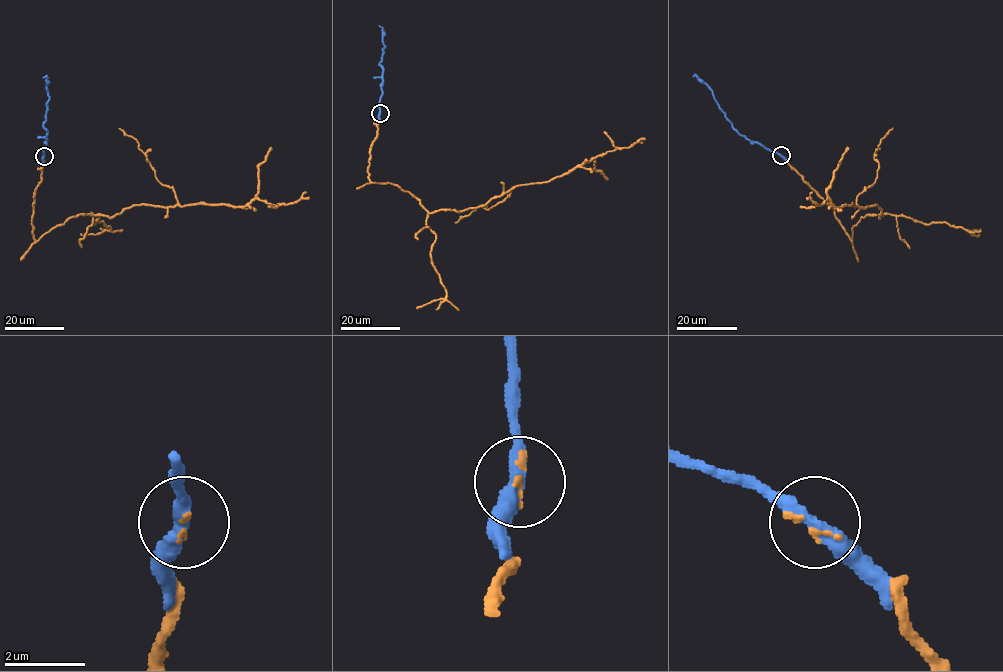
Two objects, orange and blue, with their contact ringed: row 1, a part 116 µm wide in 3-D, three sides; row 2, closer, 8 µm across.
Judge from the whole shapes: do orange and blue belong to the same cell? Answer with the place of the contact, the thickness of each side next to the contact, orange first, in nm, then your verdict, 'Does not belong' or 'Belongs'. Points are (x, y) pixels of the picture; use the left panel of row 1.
Place: (44, 156). Thickness 100 nm (orange) against 360 nm. Belongs

